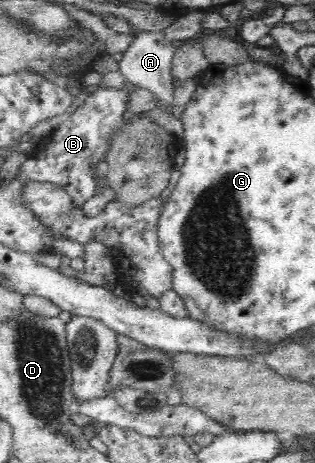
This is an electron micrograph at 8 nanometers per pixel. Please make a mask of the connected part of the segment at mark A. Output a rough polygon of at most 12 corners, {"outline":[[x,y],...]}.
{"outline":[[163,32],[133,34],[120,72],[173,102],[172,62],[177,43]]}

